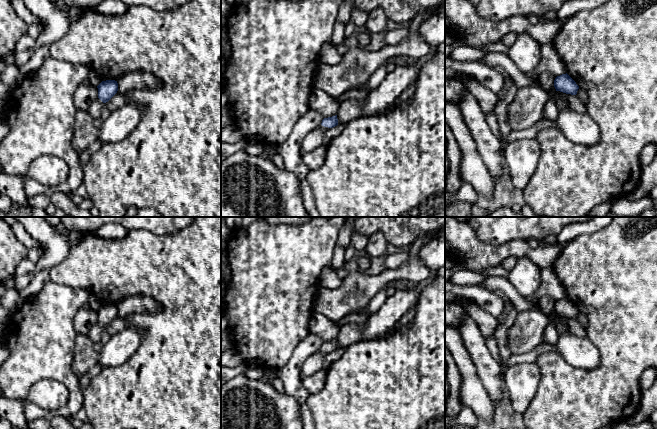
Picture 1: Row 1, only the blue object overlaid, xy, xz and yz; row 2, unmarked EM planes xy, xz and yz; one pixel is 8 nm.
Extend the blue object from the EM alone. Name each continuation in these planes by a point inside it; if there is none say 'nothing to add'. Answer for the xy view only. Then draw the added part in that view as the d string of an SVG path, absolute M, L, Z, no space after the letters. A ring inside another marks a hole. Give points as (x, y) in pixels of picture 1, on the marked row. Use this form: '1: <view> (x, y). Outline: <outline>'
1: xy (95, 109). Outline: M97 98L95 101L91 103L89 108L87 109L87 112L94 119L100 118L102 114L102 106L103 102L99 98Z

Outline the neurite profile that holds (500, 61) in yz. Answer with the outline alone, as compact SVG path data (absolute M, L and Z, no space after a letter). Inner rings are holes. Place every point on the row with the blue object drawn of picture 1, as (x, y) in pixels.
M488 53L479 62L502 70L507 77L514 82L514 85L517 88L529 85L539 86L539 81L536 74L534 74L532 78L528 77L527 74L524 74L520 69L517 68L515 63L506 54Z

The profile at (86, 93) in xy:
M86 80L76 89L73 96L73 101L77 110L87 111L91 103L97 98L98 88L94 86L90 80Z

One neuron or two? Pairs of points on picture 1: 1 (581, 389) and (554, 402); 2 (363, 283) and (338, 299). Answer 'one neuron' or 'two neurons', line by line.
1: one neuron
2: one neuron

